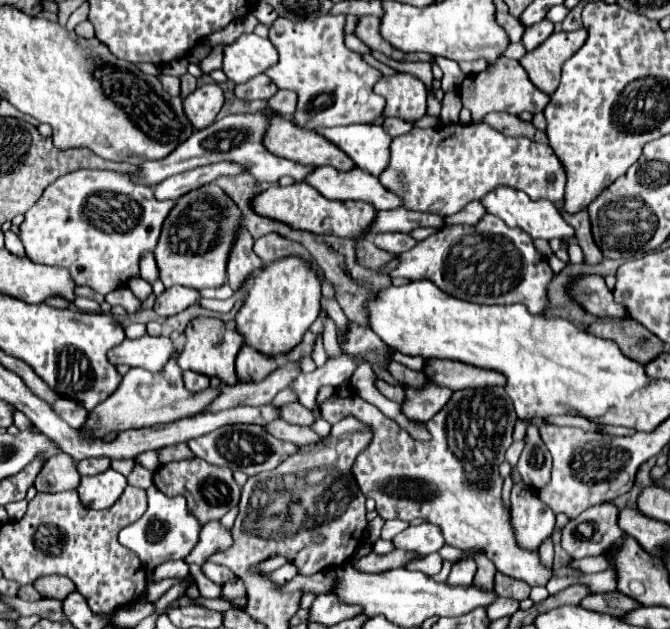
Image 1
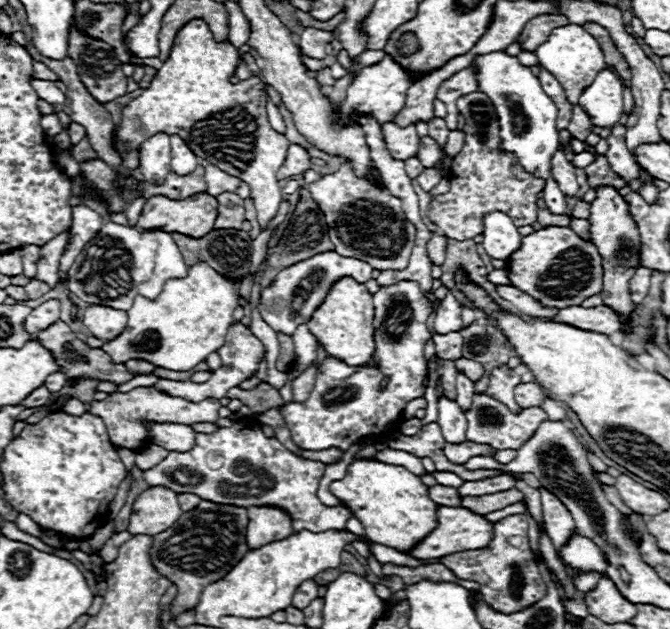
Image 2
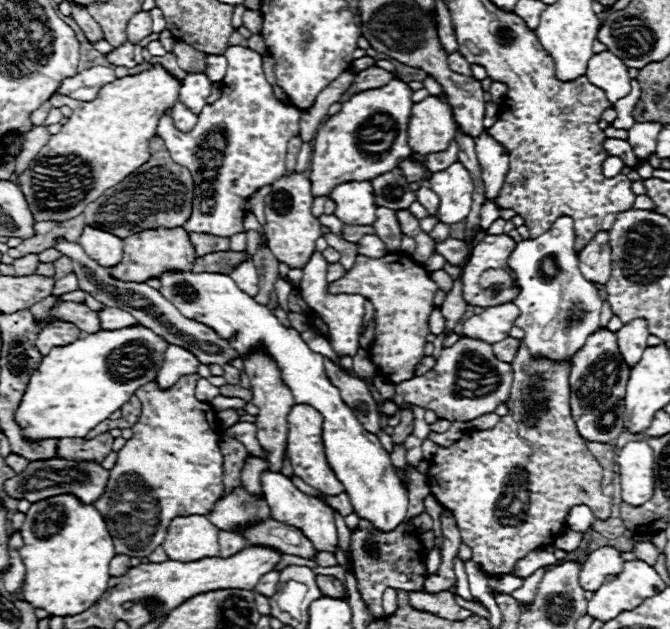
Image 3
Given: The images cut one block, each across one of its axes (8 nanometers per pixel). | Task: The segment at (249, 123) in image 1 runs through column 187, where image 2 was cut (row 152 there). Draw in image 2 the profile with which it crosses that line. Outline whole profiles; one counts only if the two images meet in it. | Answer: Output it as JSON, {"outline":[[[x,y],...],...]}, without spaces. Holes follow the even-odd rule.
{"outline":[[[156,134],[140,146],[140,172],[150,184],[164,182],[166,174],[170,172],[170,160],[172,154],[168,134]]]}

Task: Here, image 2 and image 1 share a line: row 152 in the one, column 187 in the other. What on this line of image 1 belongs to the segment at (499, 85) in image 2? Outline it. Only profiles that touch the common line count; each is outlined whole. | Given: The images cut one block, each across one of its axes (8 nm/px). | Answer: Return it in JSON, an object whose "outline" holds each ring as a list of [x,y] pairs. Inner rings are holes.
{"outline":[[[150,486],[146,514],[120,532],[120,544],[130,548],[140,558],[140,562],[152,570],[162,562],[186,558],[198,542],[200,528],[200,522],[188,512],[186,500],[182,496],[168,498],[160,490],[156,490],[156,486]]]}

